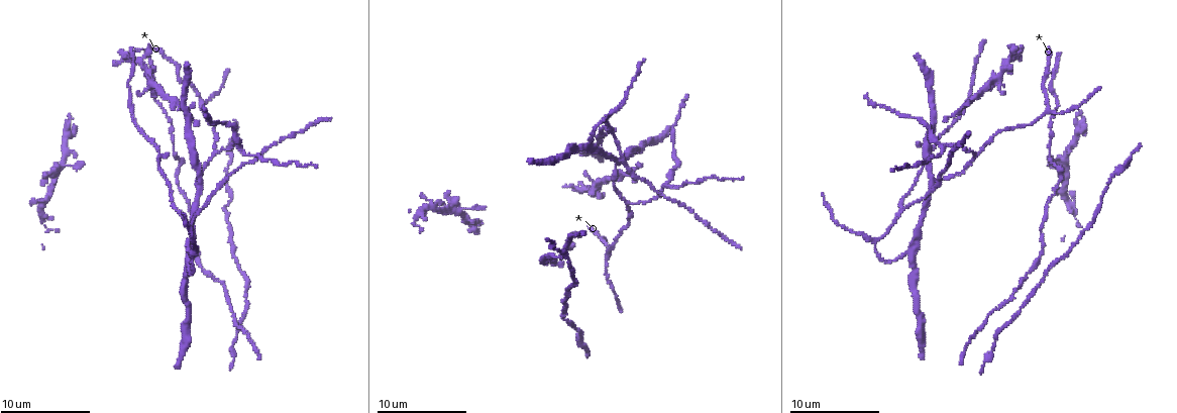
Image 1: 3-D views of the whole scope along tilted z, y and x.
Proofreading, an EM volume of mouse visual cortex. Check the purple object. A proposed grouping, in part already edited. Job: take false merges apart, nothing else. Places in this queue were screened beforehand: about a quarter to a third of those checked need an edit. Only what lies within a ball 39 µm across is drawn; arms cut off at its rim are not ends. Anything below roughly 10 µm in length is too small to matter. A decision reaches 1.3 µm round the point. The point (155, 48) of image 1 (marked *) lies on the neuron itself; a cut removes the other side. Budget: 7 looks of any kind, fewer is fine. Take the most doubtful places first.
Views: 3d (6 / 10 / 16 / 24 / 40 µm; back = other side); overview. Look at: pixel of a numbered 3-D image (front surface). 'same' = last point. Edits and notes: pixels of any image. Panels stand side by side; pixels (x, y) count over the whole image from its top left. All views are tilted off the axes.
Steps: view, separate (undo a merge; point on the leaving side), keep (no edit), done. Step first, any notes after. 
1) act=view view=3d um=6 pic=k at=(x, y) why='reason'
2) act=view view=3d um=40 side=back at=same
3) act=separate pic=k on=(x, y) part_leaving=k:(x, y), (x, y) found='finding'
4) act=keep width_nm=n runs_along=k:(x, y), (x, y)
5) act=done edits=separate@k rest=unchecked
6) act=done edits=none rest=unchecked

act=view view=3d um=16 pic=1 at=(189, 222) why='arms part here'

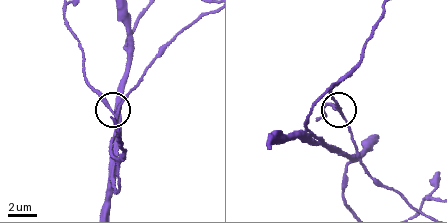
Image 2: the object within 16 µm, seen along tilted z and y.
act=keep runs_along=2:(126, 65), (110, 169), (114, 191), (114, 113), (128, 90) found='all the same neuron'

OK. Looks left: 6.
act=view view=3d um=16 pic=1 at=(187, 264) why='branch point'

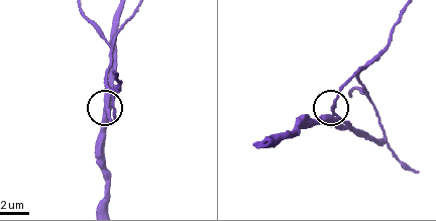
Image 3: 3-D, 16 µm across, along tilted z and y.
act=view view=3d um=16 side=back pic=3 at=(105, 106)

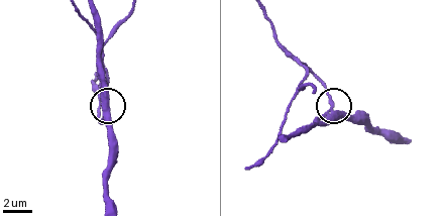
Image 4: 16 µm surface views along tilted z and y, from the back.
act=keep width_nm=310 runs_along=4:(93, 9), (110, 136) found='all the same neuron'

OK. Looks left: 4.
act=view view=3d um=10 pic=1 at=(218, 153) why='three arms meet'

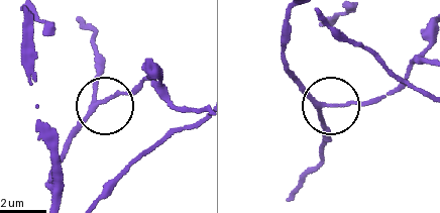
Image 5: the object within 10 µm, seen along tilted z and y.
act=keep arms=3 found='all the same neuron'

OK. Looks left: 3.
act=done edits=none rest=unchecked

